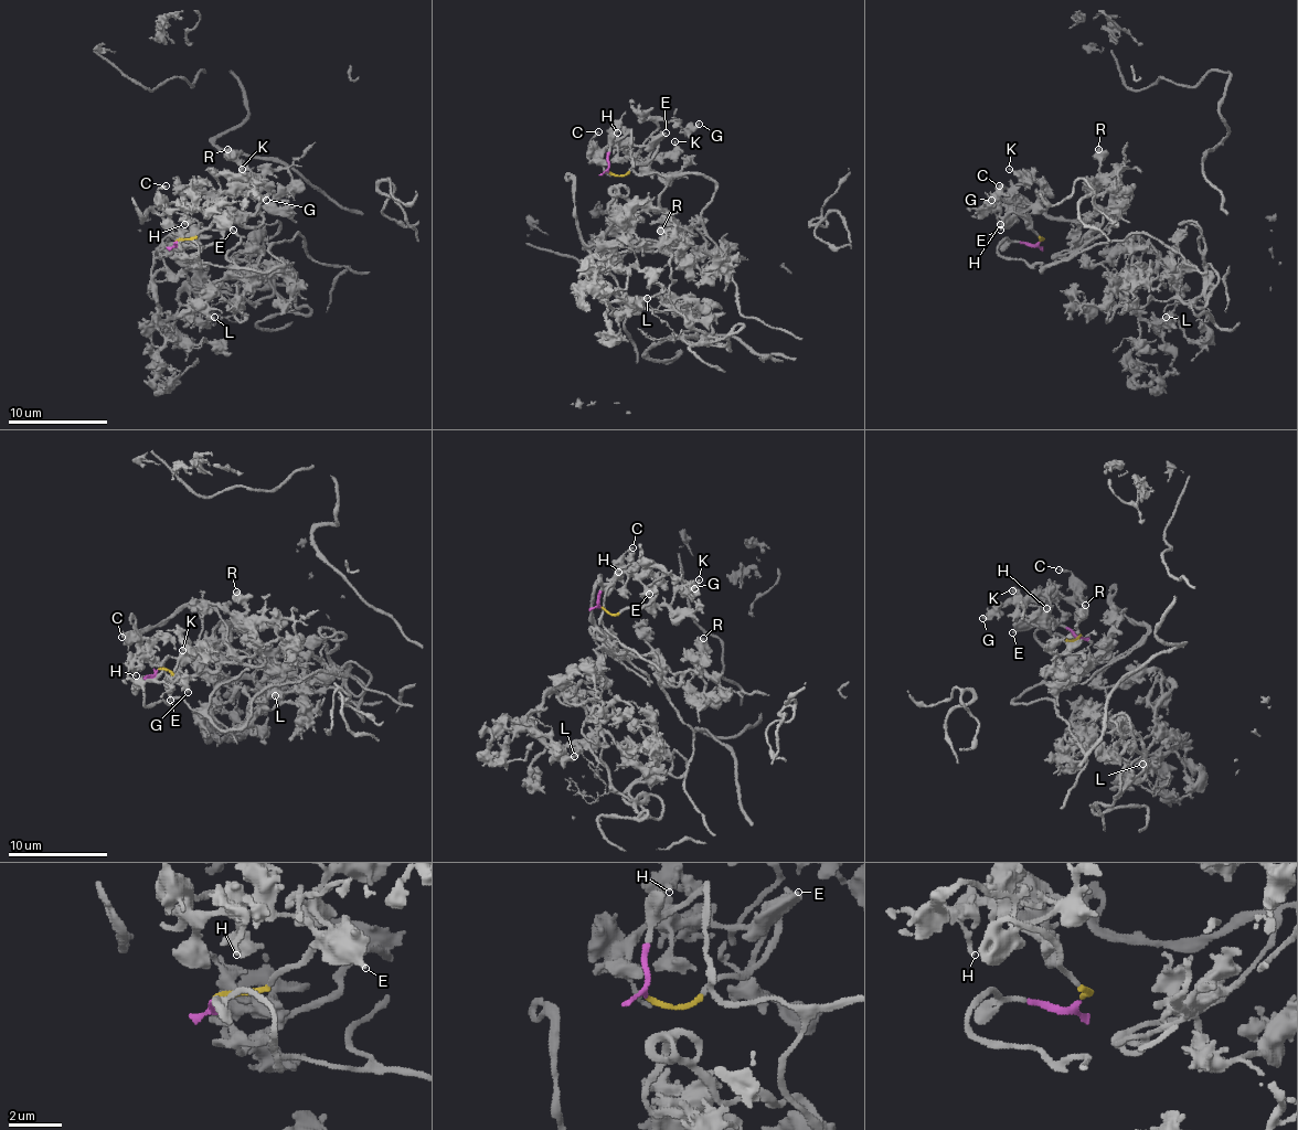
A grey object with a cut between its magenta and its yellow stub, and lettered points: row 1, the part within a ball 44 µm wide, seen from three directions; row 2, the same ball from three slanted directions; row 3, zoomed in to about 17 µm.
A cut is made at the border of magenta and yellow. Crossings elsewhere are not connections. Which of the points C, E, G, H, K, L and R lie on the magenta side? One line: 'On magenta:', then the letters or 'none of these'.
On magenta: L, R

